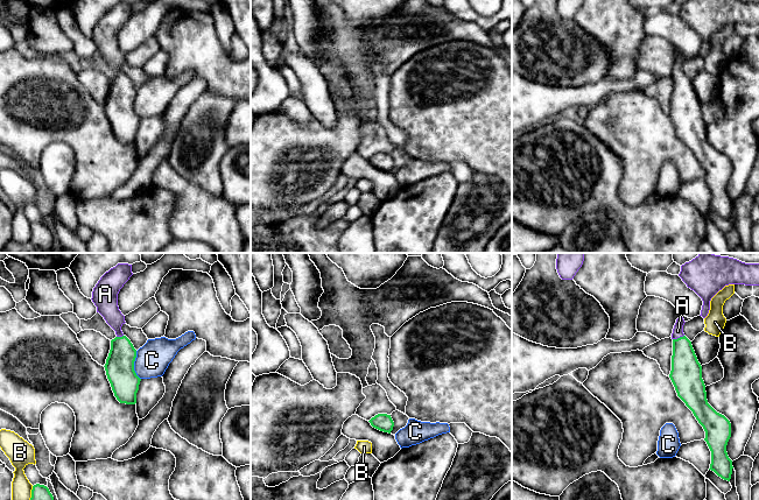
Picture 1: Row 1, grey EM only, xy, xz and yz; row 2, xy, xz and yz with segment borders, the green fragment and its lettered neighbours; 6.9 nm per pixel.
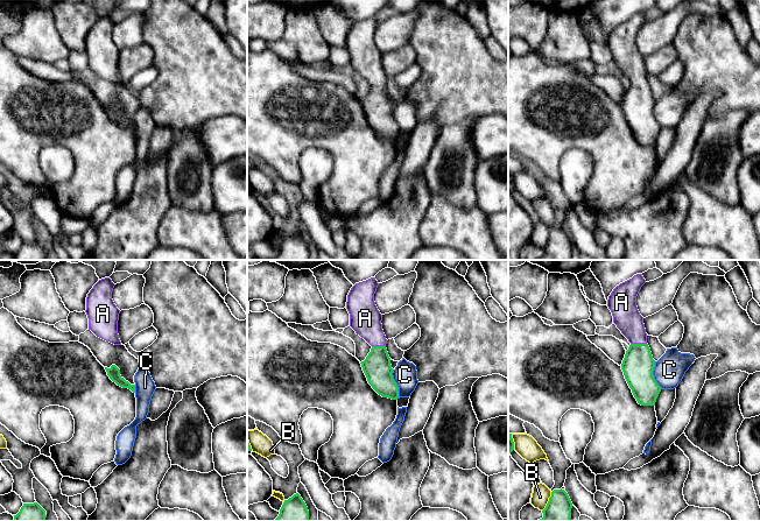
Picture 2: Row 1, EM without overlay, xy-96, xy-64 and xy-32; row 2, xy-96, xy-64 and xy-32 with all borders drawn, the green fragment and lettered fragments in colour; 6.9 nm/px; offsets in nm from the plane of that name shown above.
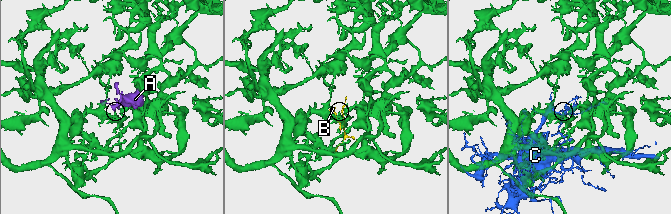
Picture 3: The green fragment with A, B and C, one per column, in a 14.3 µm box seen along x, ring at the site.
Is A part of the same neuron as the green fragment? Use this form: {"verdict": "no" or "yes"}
{"verdict": "yes"}

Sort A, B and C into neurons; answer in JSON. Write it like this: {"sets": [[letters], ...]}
{"sets": [["A"], ["B"], ["C"]]}

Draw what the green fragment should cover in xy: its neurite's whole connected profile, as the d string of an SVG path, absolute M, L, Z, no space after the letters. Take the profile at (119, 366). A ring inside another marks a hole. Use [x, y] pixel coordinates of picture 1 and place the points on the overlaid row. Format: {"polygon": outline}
{"polygon": "M118 263L115 267L111 268L100 277L100 280L93 288L91 298L97 307L97 312L99 312L104 317L106 323L115 331L117 334L117 337L111 340L111 350L104 367L114 396L120 403L126 404L136 403L136 393L139 390L139 385L141 381L141 379L136 375L134 371L136 350L134 348L131 340L121 331L121 326L126 322L125 316L121 314L118 307L118 294L132 275L132 265Z"}

